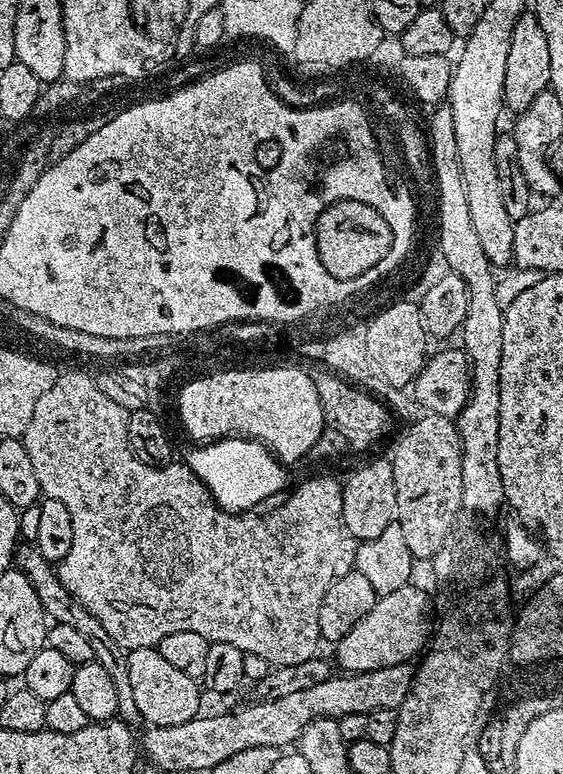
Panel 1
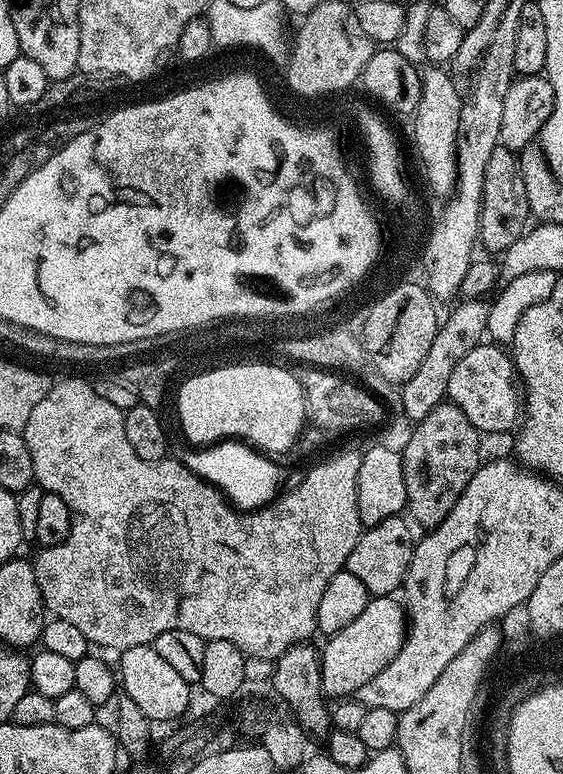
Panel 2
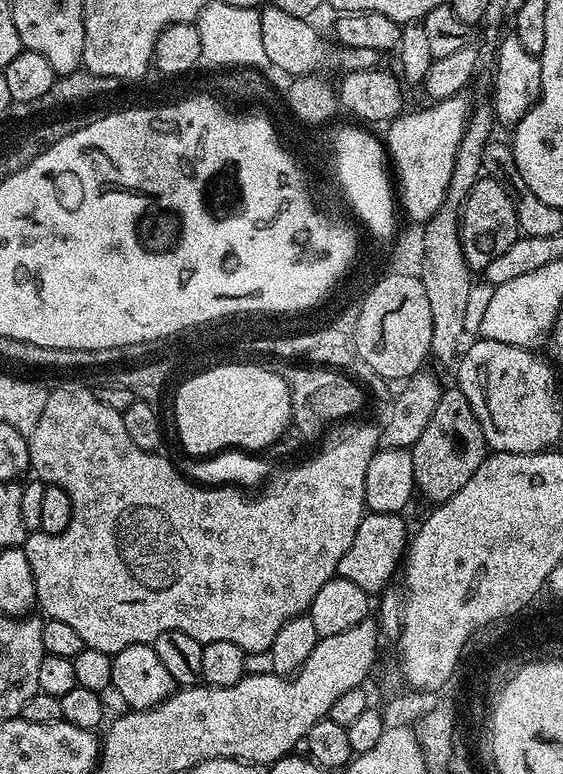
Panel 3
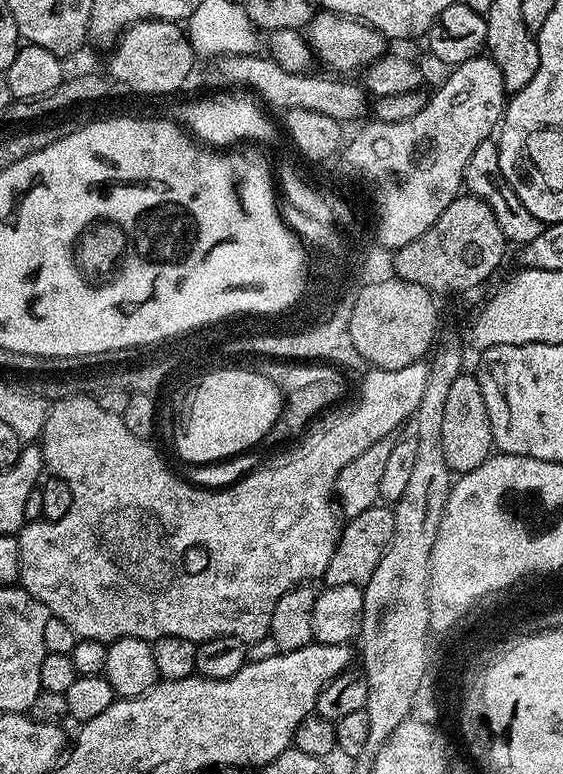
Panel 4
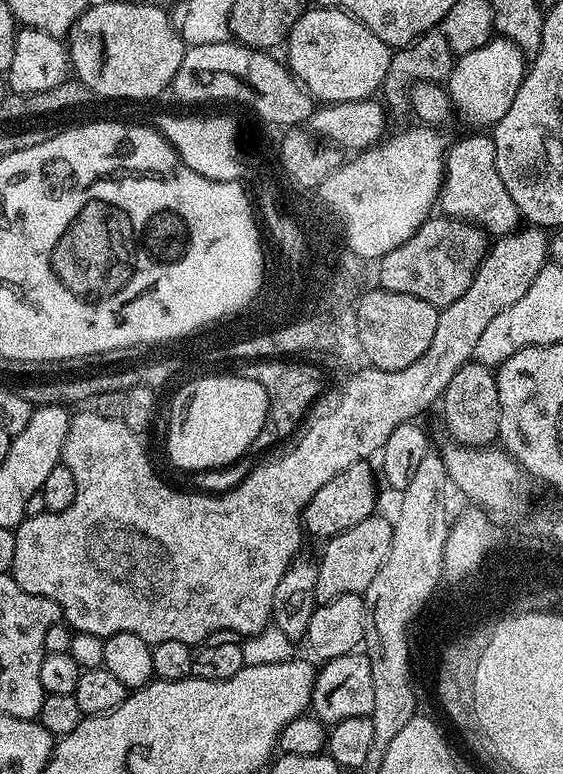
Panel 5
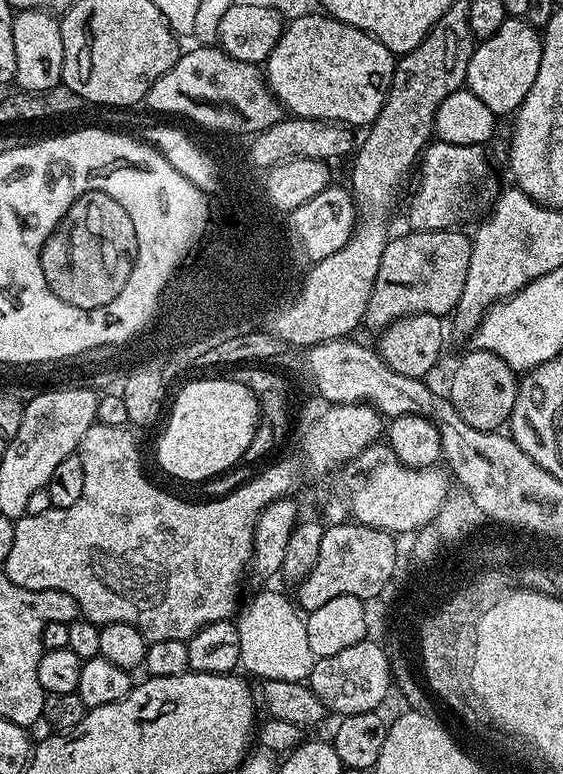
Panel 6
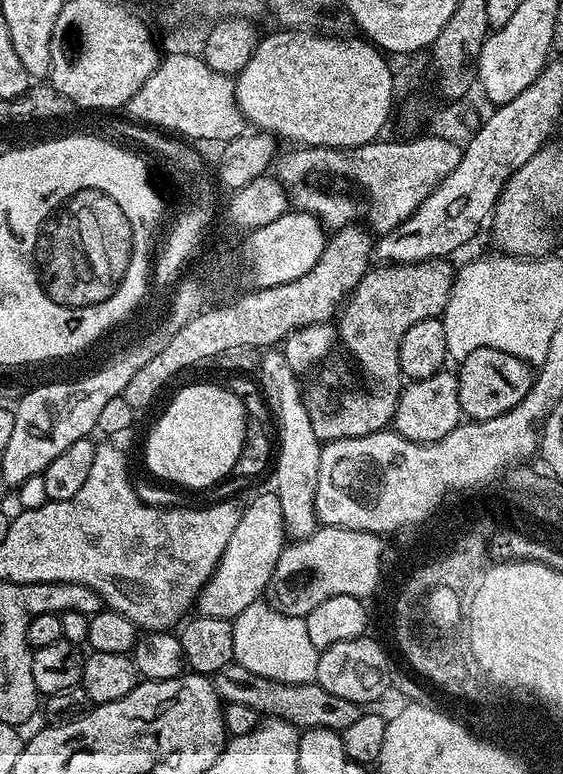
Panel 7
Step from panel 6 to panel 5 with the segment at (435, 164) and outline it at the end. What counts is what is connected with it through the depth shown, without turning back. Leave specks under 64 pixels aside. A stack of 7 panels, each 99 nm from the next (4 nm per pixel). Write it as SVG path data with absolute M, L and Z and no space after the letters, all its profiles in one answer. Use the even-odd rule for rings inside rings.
M491 135L468 136L447 149L444 157L444 185L440 188L438 208L454 220L466 220L483 228L489 237L508 236L521 227L522 217L510 190L498 178L496 148Z

